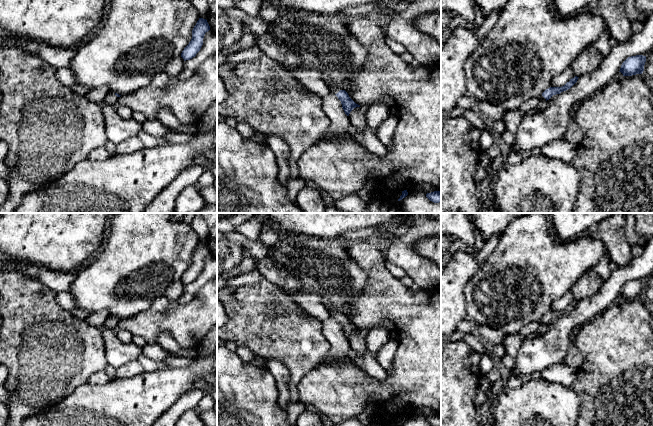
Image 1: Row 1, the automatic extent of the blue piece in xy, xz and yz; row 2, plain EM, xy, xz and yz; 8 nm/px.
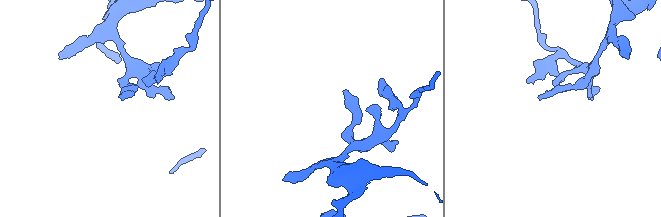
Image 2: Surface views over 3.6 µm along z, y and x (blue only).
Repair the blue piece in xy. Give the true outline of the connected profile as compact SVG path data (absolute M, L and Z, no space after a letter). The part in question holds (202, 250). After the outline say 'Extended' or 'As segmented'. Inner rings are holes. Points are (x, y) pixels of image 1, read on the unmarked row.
M199 242L196 249L192 254L192 263L189 268L184 272L181 277L181 281L186 284L190 284L196 280L203 269L203 262L206 256L210 254L210 250L206 243Z. As segmented

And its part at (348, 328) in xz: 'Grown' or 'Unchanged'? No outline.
Grown

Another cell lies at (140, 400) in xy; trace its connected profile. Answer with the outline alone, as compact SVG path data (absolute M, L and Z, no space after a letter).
M217 352L208 357L194 358L194 363L186 368L166 367L131 378L114 378L104 385L86 383L58 404L25 419L21 426L152 426L182 395L195 389L197 380L211 381L216 376Z

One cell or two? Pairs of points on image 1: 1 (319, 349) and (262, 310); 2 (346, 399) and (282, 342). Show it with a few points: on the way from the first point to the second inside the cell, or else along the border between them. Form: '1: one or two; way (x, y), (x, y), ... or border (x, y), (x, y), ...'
1: one; way (305, 348), (276, 324)
2: two; border (329, 358), (311, 369), (296, 386)

